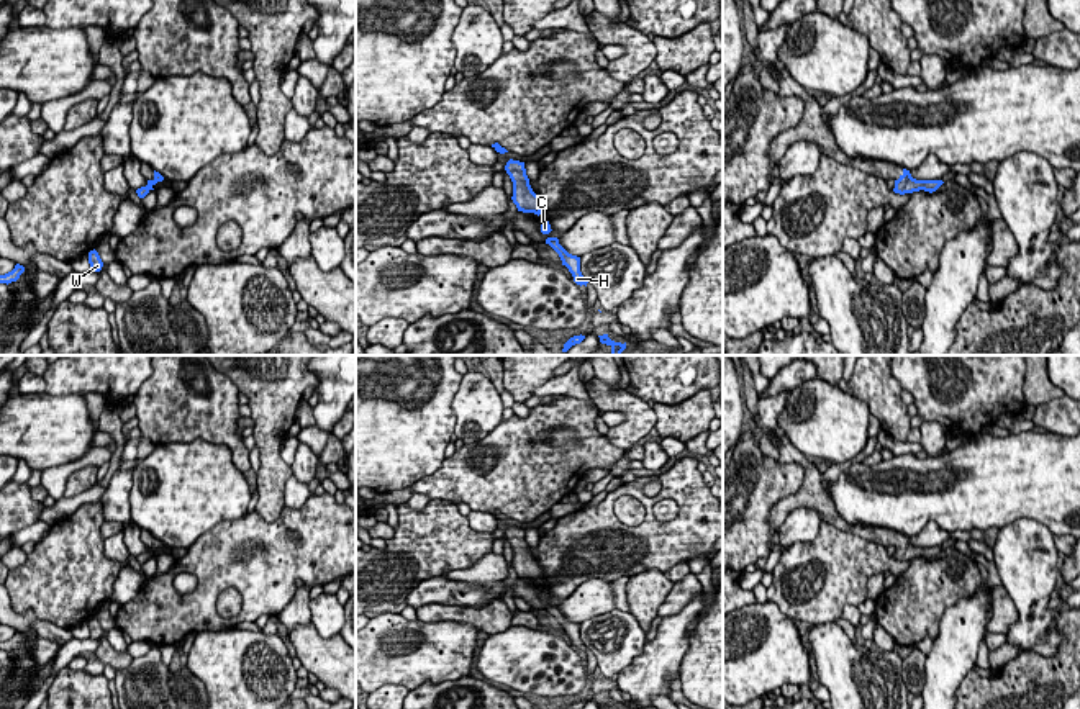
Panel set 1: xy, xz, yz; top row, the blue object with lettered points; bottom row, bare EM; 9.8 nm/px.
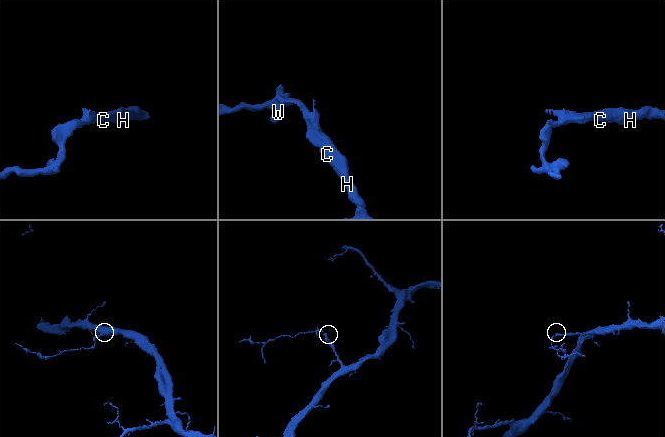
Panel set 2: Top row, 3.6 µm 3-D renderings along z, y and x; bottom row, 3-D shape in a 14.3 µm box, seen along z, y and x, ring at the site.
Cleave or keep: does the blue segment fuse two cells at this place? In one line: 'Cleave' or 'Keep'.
Keep

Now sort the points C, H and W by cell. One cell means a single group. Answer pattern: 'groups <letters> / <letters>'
groups C H W

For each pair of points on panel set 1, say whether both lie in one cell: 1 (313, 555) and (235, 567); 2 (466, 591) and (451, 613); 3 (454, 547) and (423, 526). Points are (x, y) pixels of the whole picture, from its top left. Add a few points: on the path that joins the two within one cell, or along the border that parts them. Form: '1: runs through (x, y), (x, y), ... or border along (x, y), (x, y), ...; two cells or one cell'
1: runs through (294, 560), (254, 562); one cell
2: border along (495, 598), (482, 605), (426, 603), (420, 606); two cells
3: runs through (446, 542), (431, 534); one cell

